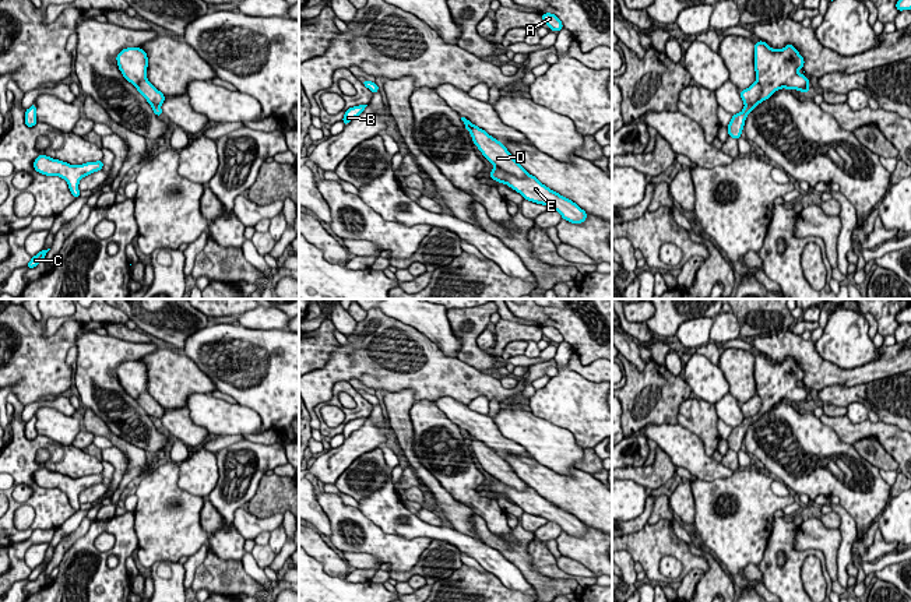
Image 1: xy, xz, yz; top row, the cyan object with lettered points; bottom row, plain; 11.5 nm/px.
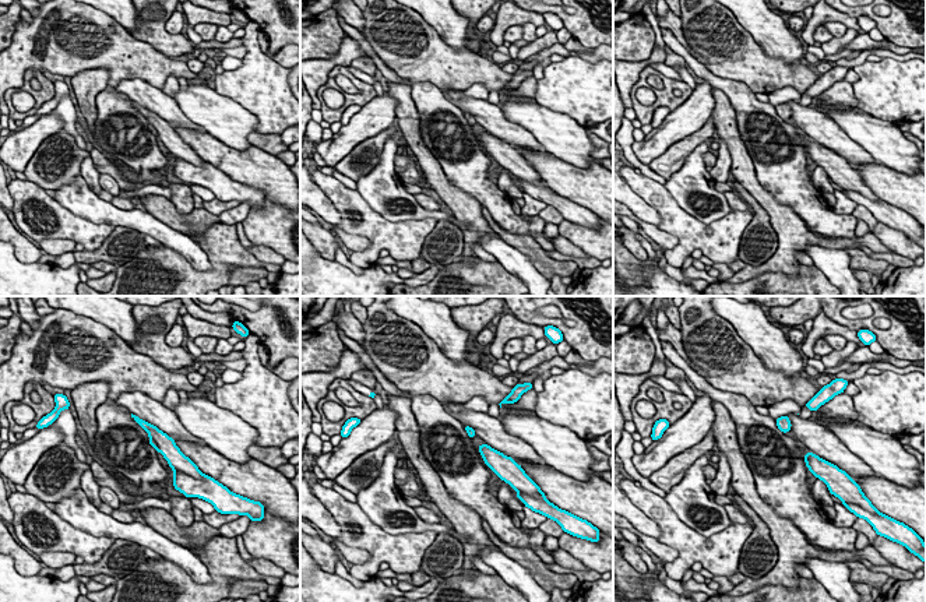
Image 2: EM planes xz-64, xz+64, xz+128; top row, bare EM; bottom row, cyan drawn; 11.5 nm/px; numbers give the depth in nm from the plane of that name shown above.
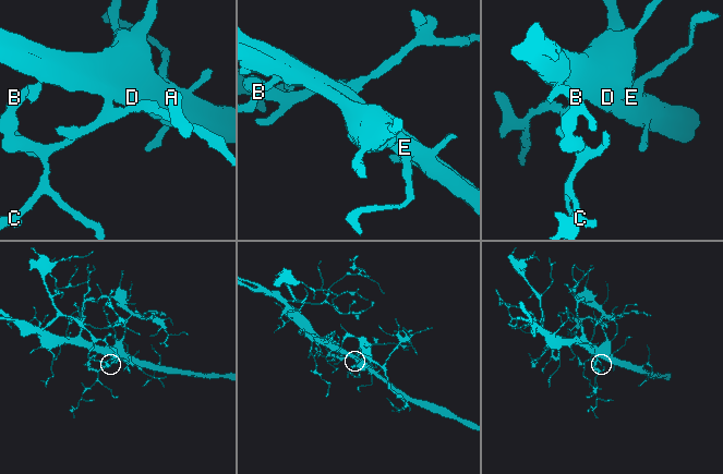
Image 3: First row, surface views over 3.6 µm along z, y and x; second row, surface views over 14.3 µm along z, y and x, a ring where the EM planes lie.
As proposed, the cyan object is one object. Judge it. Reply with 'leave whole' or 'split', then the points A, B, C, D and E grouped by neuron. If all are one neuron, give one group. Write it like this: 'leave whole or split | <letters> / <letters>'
split | A B C E / D

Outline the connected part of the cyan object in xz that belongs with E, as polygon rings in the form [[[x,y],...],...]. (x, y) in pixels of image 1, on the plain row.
[[[495,480],[490,483],[489,490],[497,496],[507,497],[520,506],[524,513],[544,517],[548,521],[556,522],[563,532],[571,536],[583,536],[587,532],[587,525],[581,522],[576,515],[564,511],[559,506],[555,506],[530,486],[525,490],[517,490],[506,483]]]

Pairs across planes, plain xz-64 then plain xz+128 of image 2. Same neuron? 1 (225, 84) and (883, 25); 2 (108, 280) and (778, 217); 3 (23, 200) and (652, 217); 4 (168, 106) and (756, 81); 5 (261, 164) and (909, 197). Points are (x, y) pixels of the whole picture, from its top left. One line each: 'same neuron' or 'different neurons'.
1: different neurons
2: same neuron
3: different neurons
4: different neurons
5: same neuron

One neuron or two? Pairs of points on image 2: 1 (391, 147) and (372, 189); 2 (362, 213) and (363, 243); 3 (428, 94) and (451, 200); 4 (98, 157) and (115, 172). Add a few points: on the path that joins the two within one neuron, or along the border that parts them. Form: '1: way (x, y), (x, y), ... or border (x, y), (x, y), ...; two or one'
1: way (387, 157), (381, 179); one
2: border (334, 225), (347, 232), (363, 235), (370, 245); two
3: border (428, 148), (440, 165), (444, 176), (471, 197); two
4: way (102, 161), (111, 169); one

